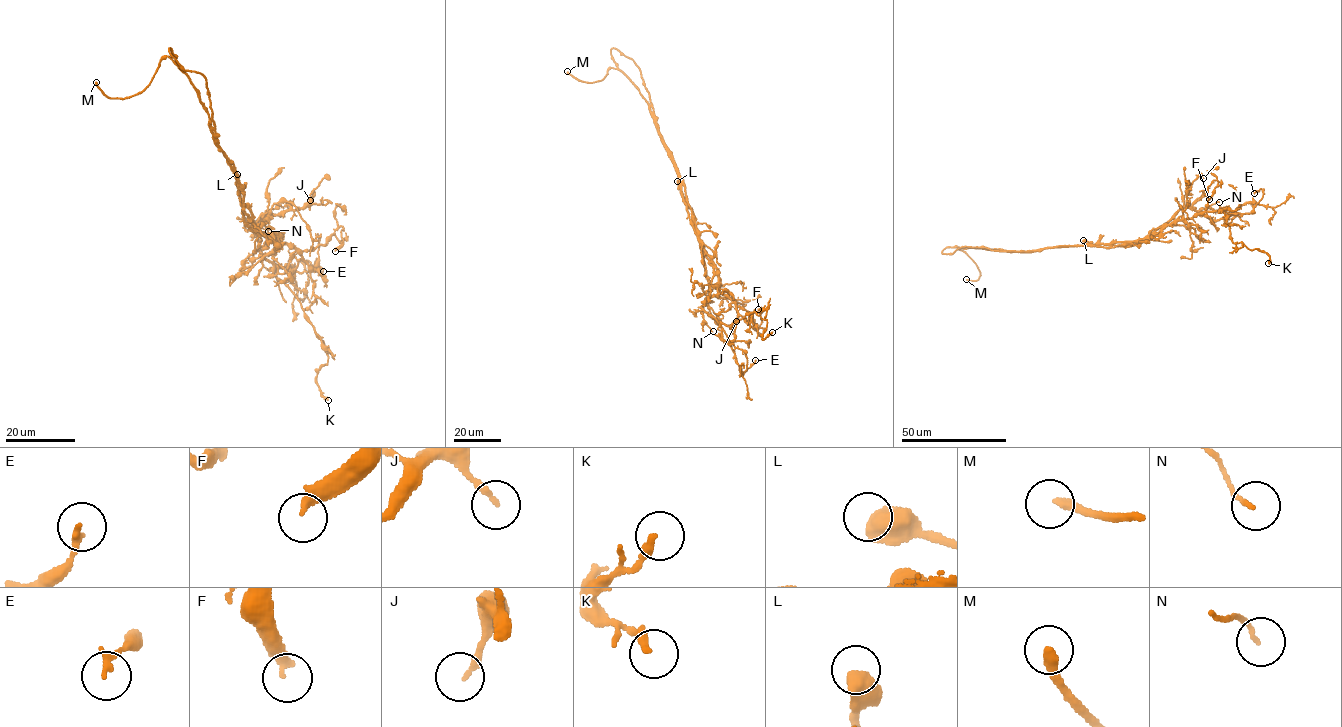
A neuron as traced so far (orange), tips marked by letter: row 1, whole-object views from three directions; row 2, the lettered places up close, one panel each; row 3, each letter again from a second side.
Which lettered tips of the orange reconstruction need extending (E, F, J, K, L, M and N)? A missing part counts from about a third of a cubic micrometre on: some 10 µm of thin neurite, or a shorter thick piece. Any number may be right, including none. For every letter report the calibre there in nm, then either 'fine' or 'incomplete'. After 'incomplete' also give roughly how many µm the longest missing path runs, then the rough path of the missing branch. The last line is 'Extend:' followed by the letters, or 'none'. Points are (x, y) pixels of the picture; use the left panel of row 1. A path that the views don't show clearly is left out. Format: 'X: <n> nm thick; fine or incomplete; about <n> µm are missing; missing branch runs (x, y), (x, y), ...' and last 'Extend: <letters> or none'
E: 200 nm thick; fine
F: 320 nm thick; fine
J: 160 nm thick; fine
K: 260 nm thick; fine
L: 650 nm thick; fine
M: 300 nm thick; fine
N: 120 nm thick; fine
Extend: none

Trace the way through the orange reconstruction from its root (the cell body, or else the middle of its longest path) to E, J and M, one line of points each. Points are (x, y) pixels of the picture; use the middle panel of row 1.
E: (695, 222), (697, 240), (718, 273), (719, 290), (736, 307), (733, 345), (747, 358), (743, 373), (755, 360)
J: (695, 222), (709, 292), (734, 300), (736, 321)
M: (695, 222), (654, 115), (637, 87), (613, 68), (604, 78), (590, 82), (579, 81), (567, 71)

